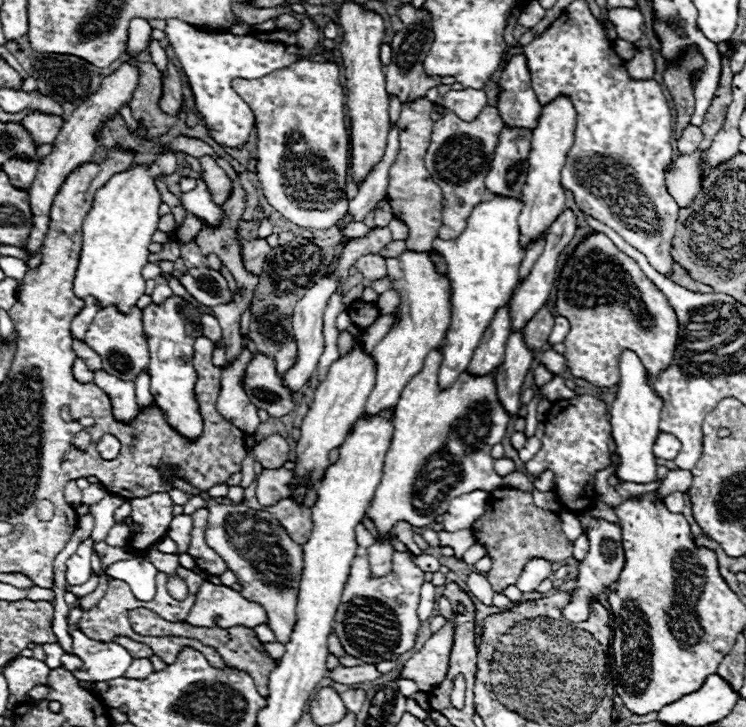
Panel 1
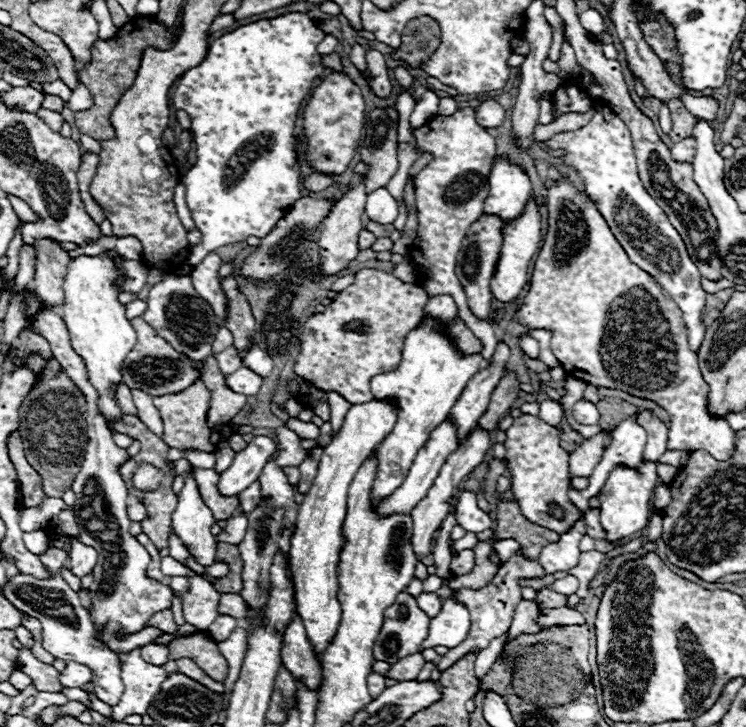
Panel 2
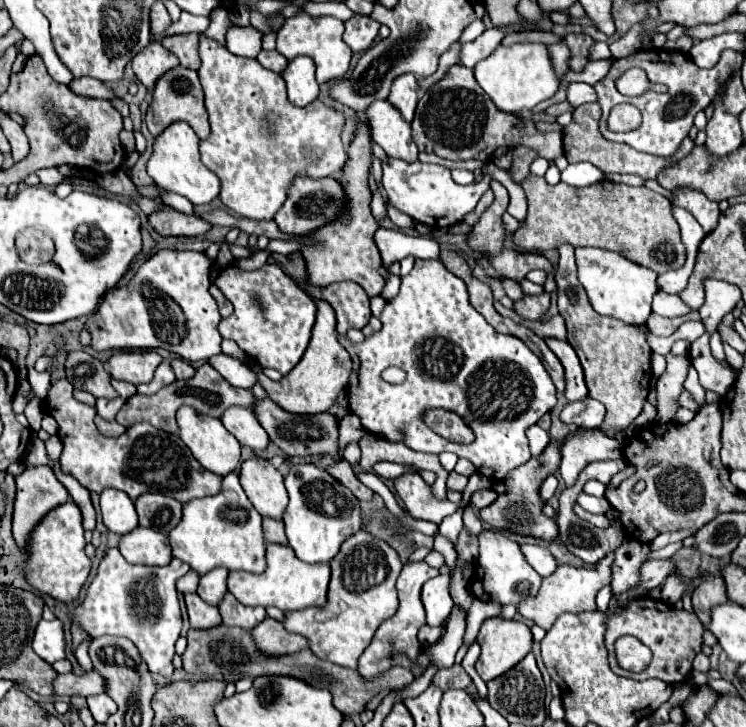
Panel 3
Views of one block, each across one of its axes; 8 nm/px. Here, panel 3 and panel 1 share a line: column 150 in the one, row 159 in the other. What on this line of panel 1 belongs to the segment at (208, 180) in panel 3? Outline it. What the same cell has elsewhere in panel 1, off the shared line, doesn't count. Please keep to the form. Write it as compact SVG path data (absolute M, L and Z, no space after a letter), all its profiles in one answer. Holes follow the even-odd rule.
M160 150L156 162L146 162L142 166L114 174L94 194L92 208L86 214L82 226L82 254L74 280L74 292L80 298L94 296L102 308L116 304L122 312L128 312L130 306L136 306L146 288L142 268L148 264L148 246L160 220L158 208L162 198L154 180L158 176L174 174L176 170L176 156L170 150Z

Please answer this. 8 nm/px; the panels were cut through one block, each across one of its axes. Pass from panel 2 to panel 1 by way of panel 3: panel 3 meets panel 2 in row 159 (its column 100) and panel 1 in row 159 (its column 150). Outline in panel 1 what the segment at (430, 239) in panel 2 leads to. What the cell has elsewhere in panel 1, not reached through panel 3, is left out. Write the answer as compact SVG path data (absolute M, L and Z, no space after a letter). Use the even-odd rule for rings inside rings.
M484 106L484 110L472 122L458 118L454 112L448 112L444 118L434 122L432 142L428 146L424 164L430 170L434 182L442 188L442 226L438 230L442 240L458 238L466 228L466 220L474 206L490 196L484 186L484 178L490 172L502 128L504 122L494 106Z

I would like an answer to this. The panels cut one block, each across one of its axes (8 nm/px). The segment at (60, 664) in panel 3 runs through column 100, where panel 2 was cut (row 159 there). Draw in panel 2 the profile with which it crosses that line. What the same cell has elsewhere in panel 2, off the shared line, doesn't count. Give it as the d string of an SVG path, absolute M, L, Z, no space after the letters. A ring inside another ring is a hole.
M684 138L682 142L676 142L672 146L672 156L678 162L692 162L696 154L696 140L694 138Z

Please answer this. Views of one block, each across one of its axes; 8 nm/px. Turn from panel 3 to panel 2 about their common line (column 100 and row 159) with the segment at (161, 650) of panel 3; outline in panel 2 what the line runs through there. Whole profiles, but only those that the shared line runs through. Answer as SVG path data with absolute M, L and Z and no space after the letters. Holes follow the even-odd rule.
M564 80L558 90L552 92L552 116L554 120L566 112L588 112L592 110L592 120L574 132L560 132L546 140L548 150L564 150L562 162L572 166L584 182L586 196L598 206L600 214L608 222L610 230L618 238L620 246L626 250L628 258L656 278L658 284L674 298L682 310L682 320L686 324L688 342L694 352L700 350L706 324L706 292L700 286L700 272L690 260L686 244L678 230L670 224L666 212L656 204L656 200L646 192L636 168L636 156L630 146L630 132L618 114L604 102L590 96L582 98L582 86L578 80Z

